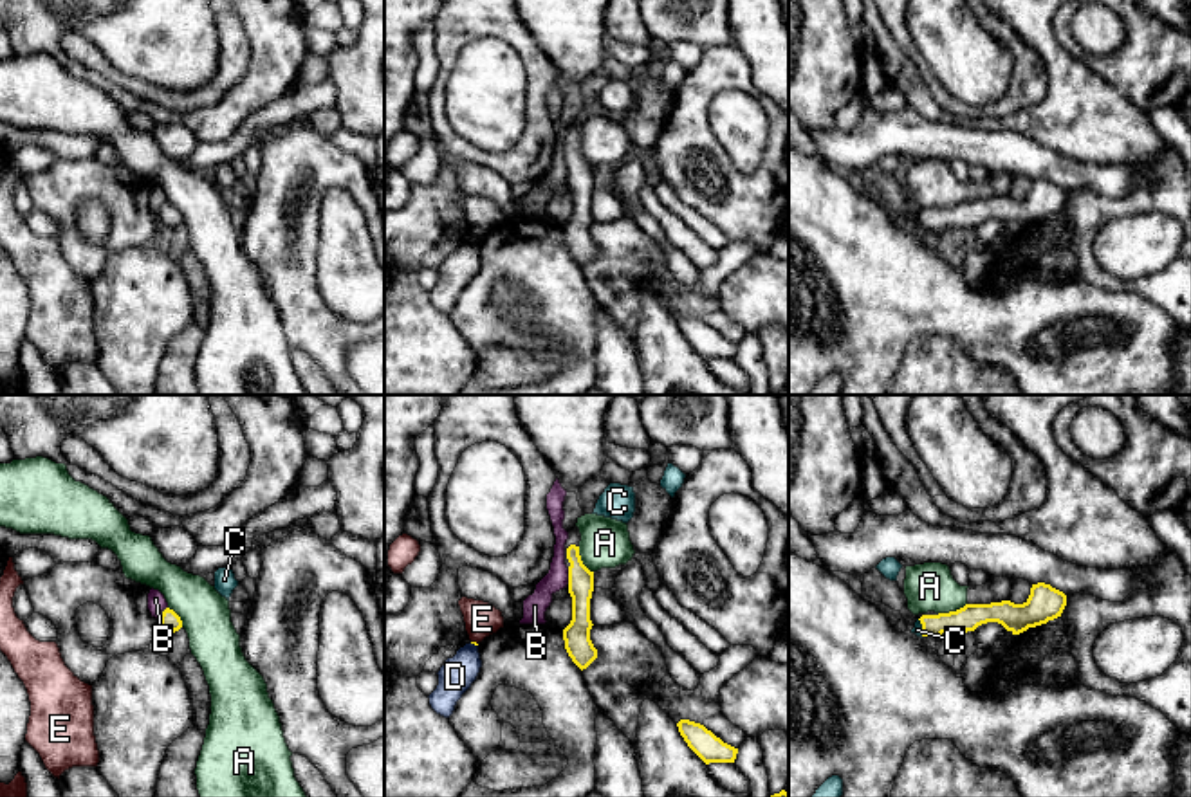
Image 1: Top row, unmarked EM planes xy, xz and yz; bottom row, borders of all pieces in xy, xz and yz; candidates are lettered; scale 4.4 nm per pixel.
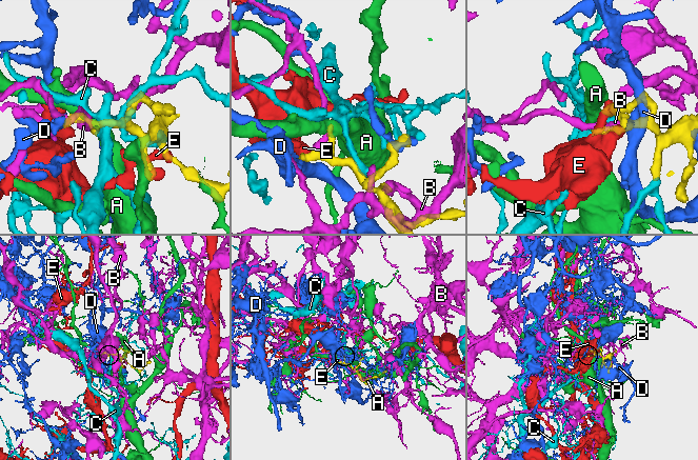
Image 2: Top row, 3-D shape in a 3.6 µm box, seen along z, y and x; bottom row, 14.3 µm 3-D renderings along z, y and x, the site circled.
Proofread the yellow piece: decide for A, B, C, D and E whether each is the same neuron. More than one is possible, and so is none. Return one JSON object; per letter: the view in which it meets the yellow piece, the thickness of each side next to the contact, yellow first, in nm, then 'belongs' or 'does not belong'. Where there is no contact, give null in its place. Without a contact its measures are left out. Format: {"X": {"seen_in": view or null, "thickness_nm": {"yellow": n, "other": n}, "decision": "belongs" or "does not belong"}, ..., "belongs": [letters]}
{"A": {"seen_in": "yz", "thickness_nm": {"yellow": 120, "other": 220}, "decision": "does not belong"}, "B": {"seen_in": "xz", "thickness_nm": {"yellow": 110, "other": 110}, "decision": "does not belong"}, "C": {"seen_in": "yz", "thickness_nm": {"yellow": 110, "other": 50}, "decision": "belongs"}, "D": {"seen_in": "xz", "thickness_nm": {"yellow": 20, "other": 160}, "decision": "does not belong"}, "E": {"seen_in": "xz", "thickness_nm": {"yellow": 20, "other": 160}, "decision": "does not belong"}, "belongs": ["C"]}

